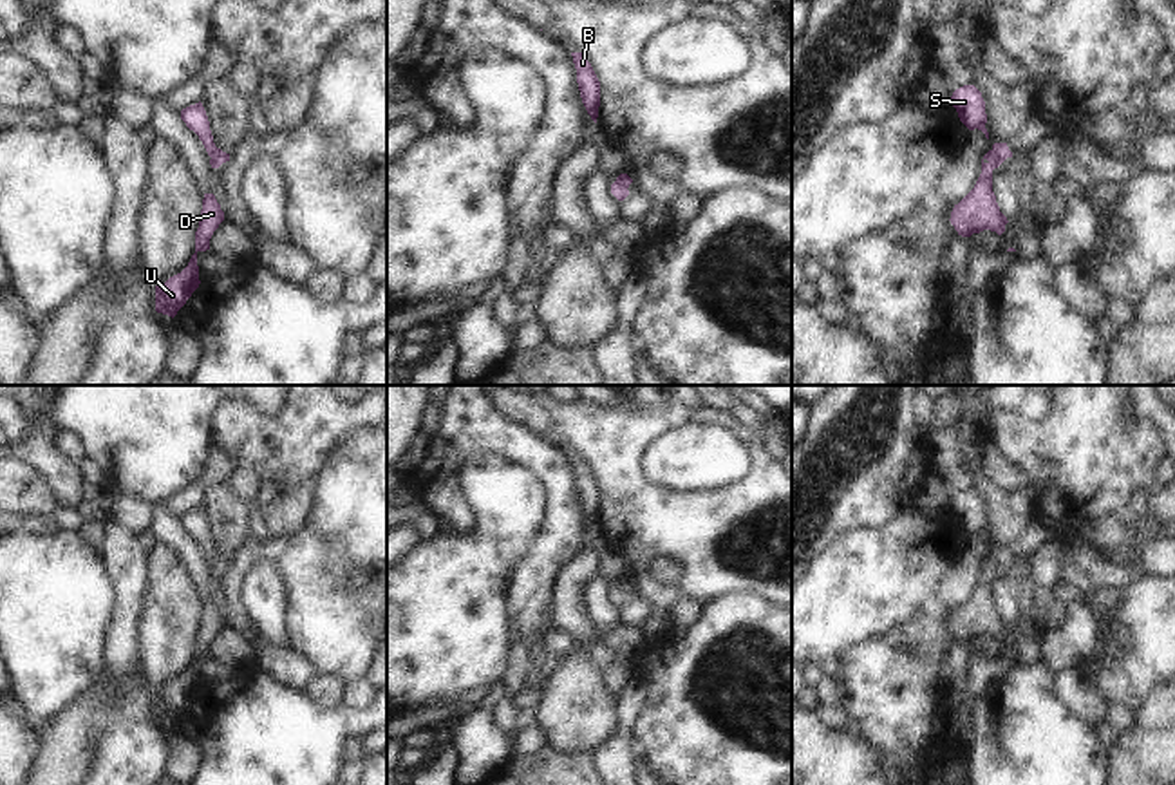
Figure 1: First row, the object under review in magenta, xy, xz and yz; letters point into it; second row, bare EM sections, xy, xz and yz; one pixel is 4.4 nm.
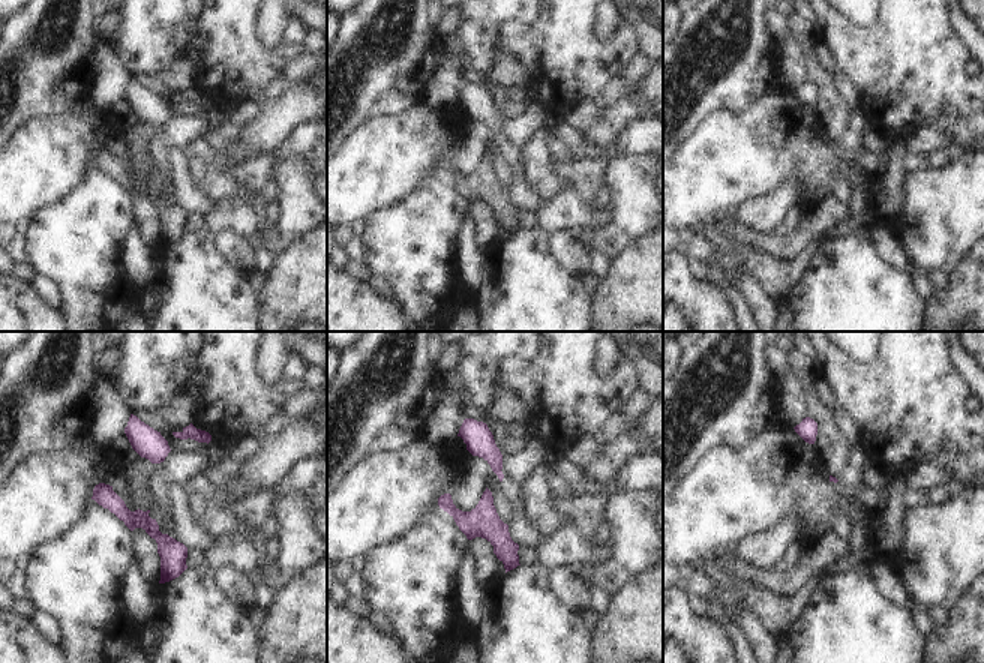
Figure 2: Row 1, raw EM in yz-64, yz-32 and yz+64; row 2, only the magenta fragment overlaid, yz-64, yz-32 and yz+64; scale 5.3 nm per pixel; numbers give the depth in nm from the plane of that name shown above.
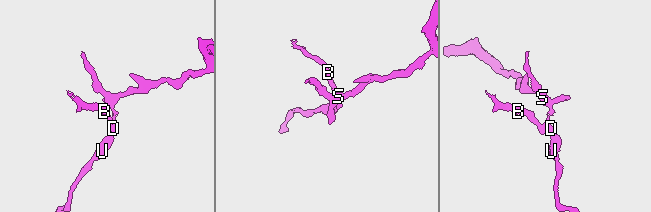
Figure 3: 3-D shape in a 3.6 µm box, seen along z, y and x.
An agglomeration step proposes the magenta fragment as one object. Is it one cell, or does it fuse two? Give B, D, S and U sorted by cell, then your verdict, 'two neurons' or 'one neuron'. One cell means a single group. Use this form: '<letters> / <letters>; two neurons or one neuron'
B D U / S; two neurons

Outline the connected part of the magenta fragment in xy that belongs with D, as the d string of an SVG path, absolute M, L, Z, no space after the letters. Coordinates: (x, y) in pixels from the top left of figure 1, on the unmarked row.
M204 599L199 633L195 637L195 658L188 671L170 682L163 691L155 691L155 716L175 722L186 709L192 698L199 693L197 658L210 655L210 644L219 629L224 626L224 617L213 599Z

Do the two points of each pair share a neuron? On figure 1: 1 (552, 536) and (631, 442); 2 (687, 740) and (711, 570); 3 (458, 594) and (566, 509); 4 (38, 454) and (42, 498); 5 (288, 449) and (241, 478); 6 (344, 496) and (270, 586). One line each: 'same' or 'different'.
1: different
2: different
3: different
4: different
5: different
6: different

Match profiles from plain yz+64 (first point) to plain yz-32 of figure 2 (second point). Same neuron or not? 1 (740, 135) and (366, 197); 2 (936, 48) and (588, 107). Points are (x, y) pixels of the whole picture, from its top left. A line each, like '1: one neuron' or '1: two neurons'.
1: one neuron
2: two neurons

